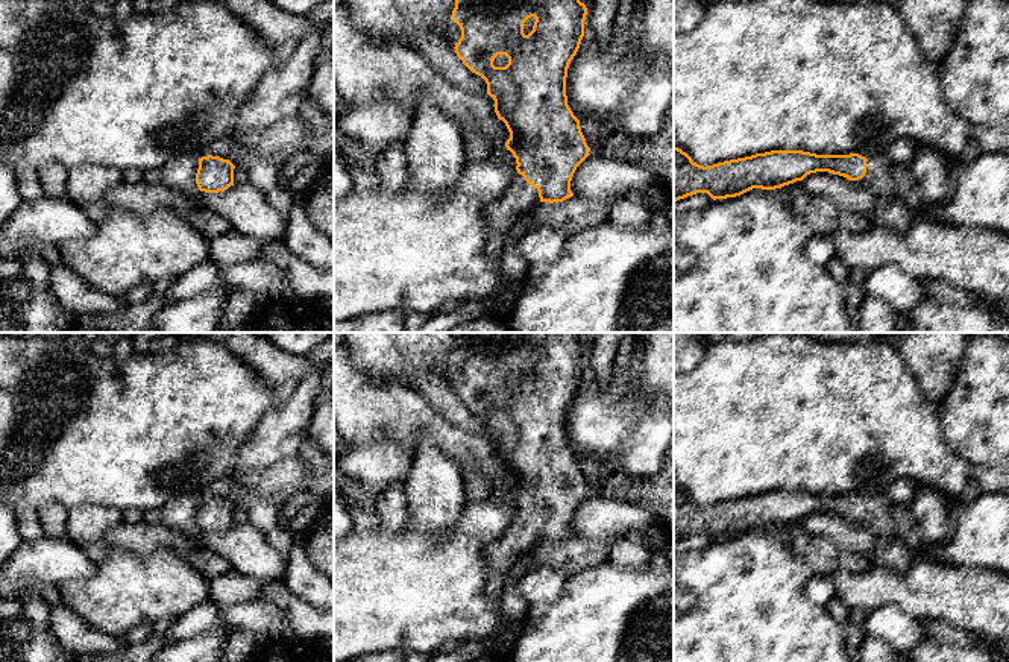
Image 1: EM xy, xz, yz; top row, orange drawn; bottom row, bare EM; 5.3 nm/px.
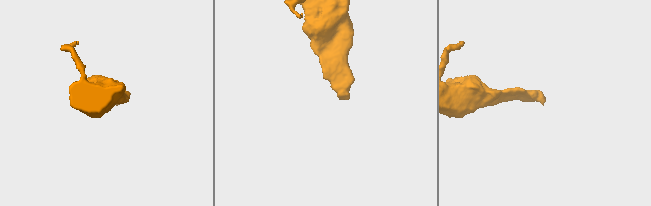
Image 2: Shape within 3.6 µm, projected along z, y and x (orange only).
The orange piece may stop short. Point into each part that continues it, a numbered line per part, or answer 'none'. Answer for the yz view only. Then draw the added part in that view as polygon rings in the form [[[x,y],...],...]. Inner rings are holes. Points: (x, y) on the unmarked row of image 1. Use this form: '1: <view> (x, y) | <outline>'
1: yz (879, 520) | [[[883,495],[866,498],[866,513],[857,522],[868,527],[875,537],[892,537],[895,534],[895,524],[891,513],[892,503]]]

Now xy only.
1: xy (178, 513) | [[[194,495],[171,496],[159,507],[143,513],[143,521],[153,525],[164,525],[193,537],[200,533],[196,524],[199,498]]]

